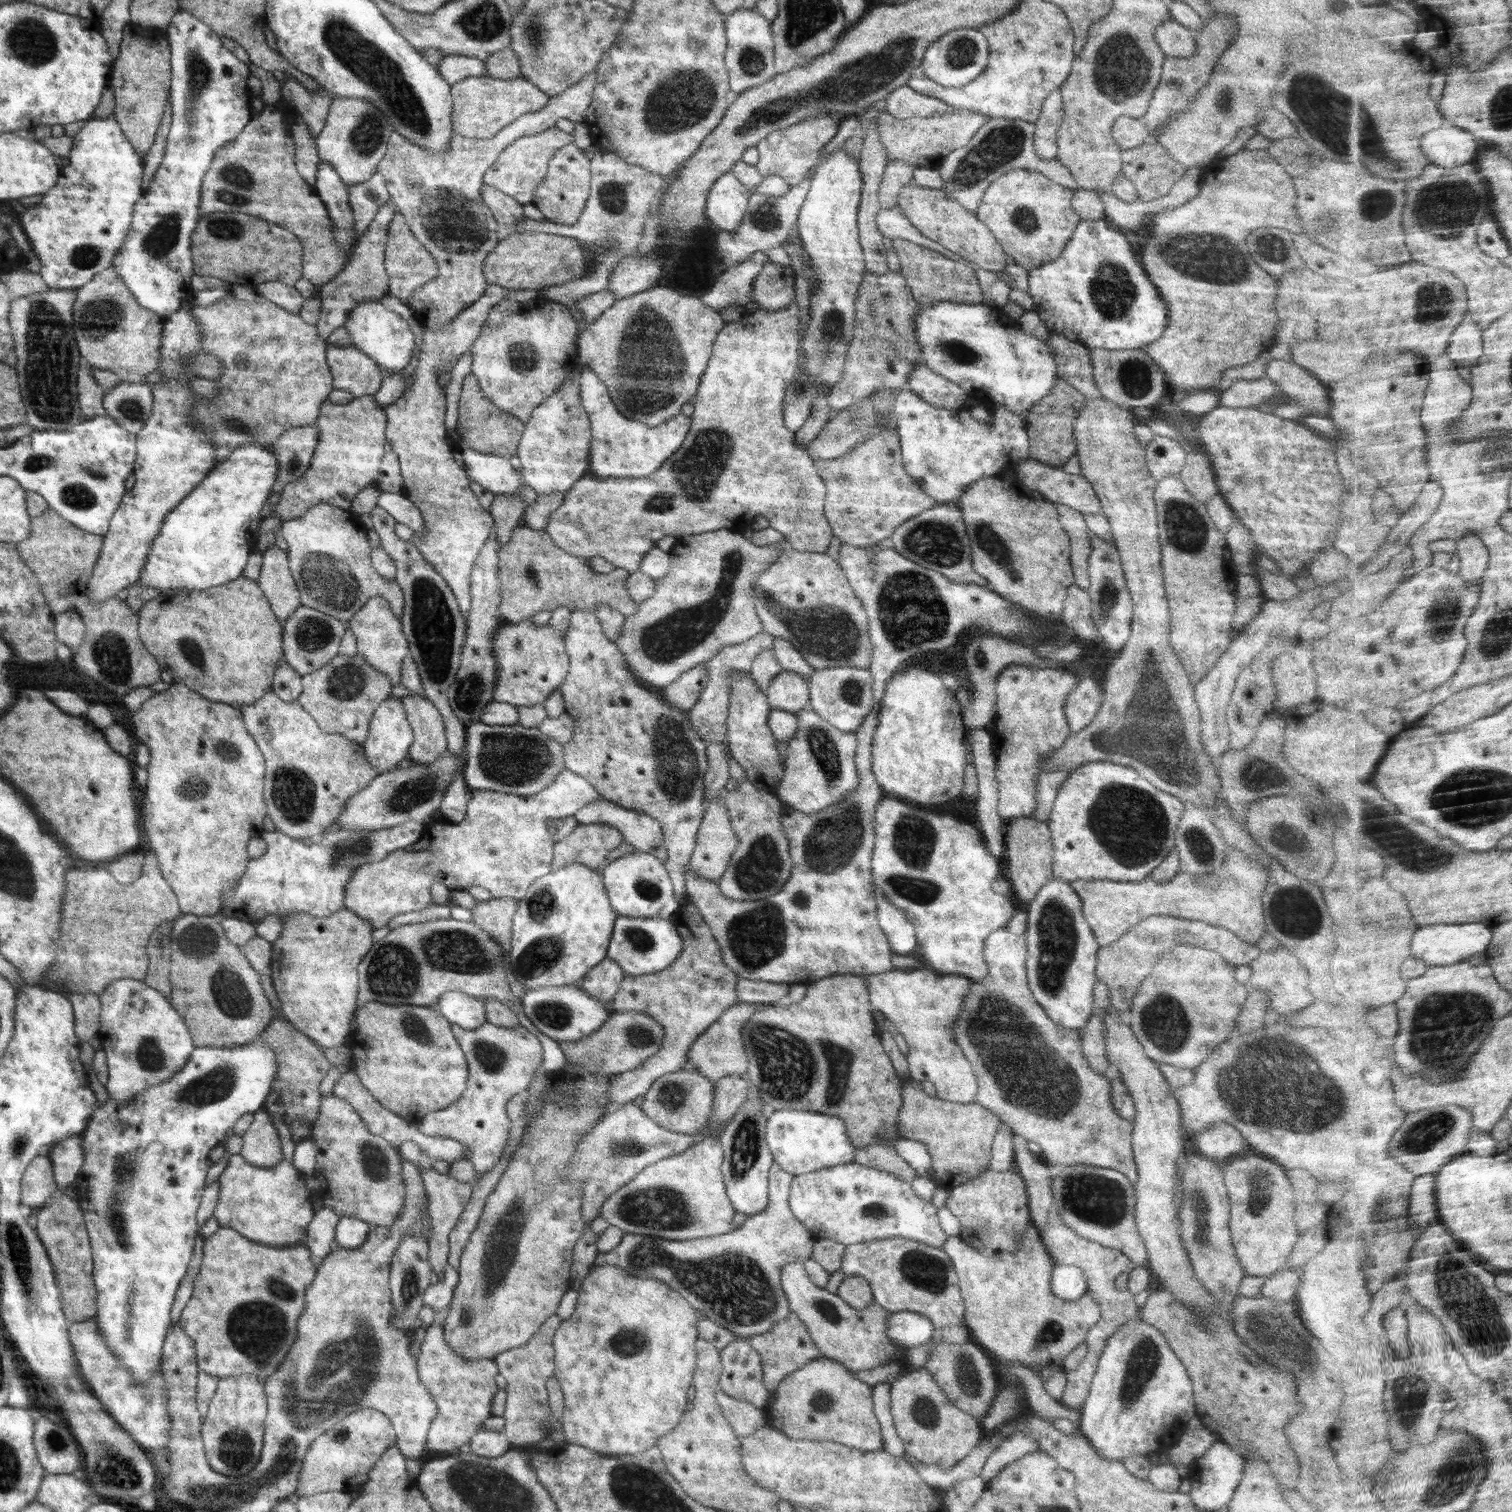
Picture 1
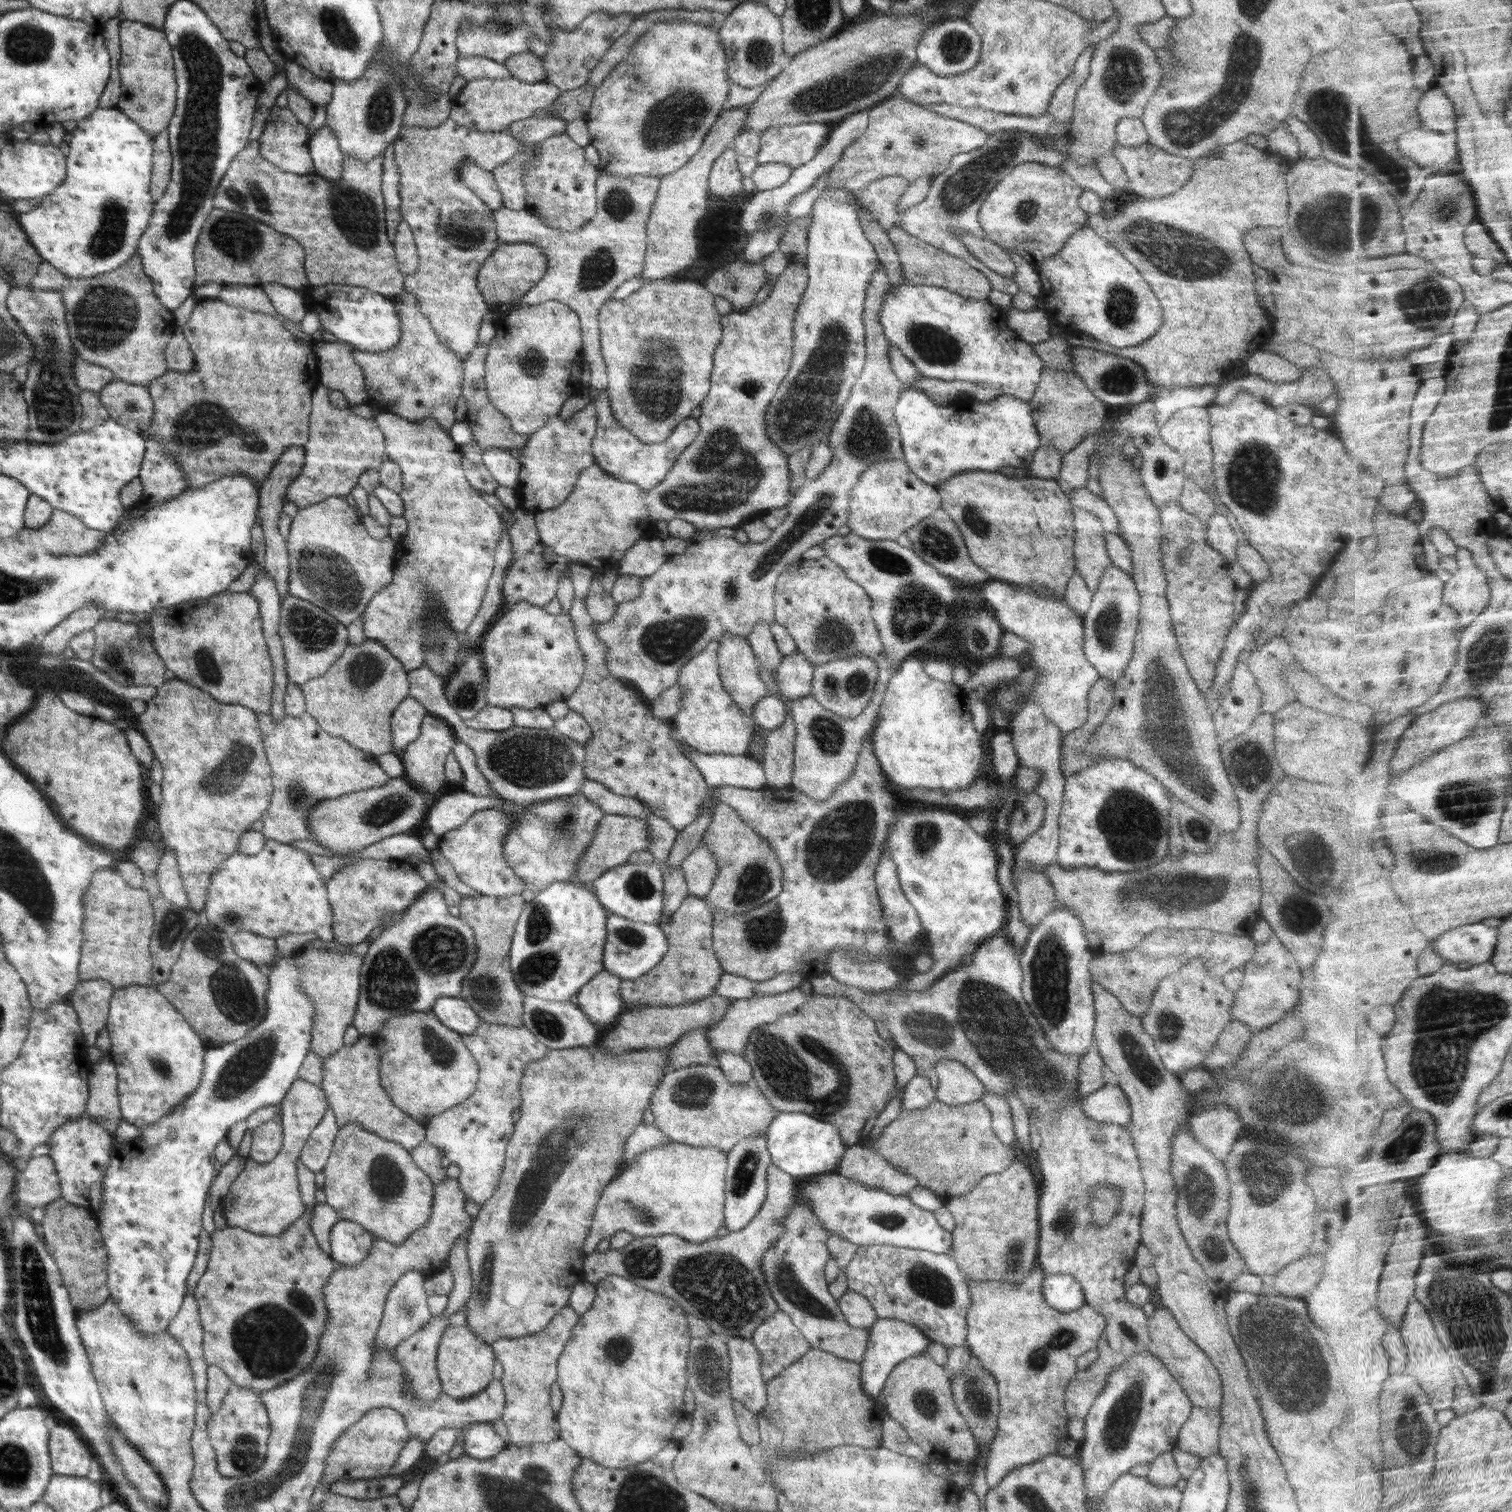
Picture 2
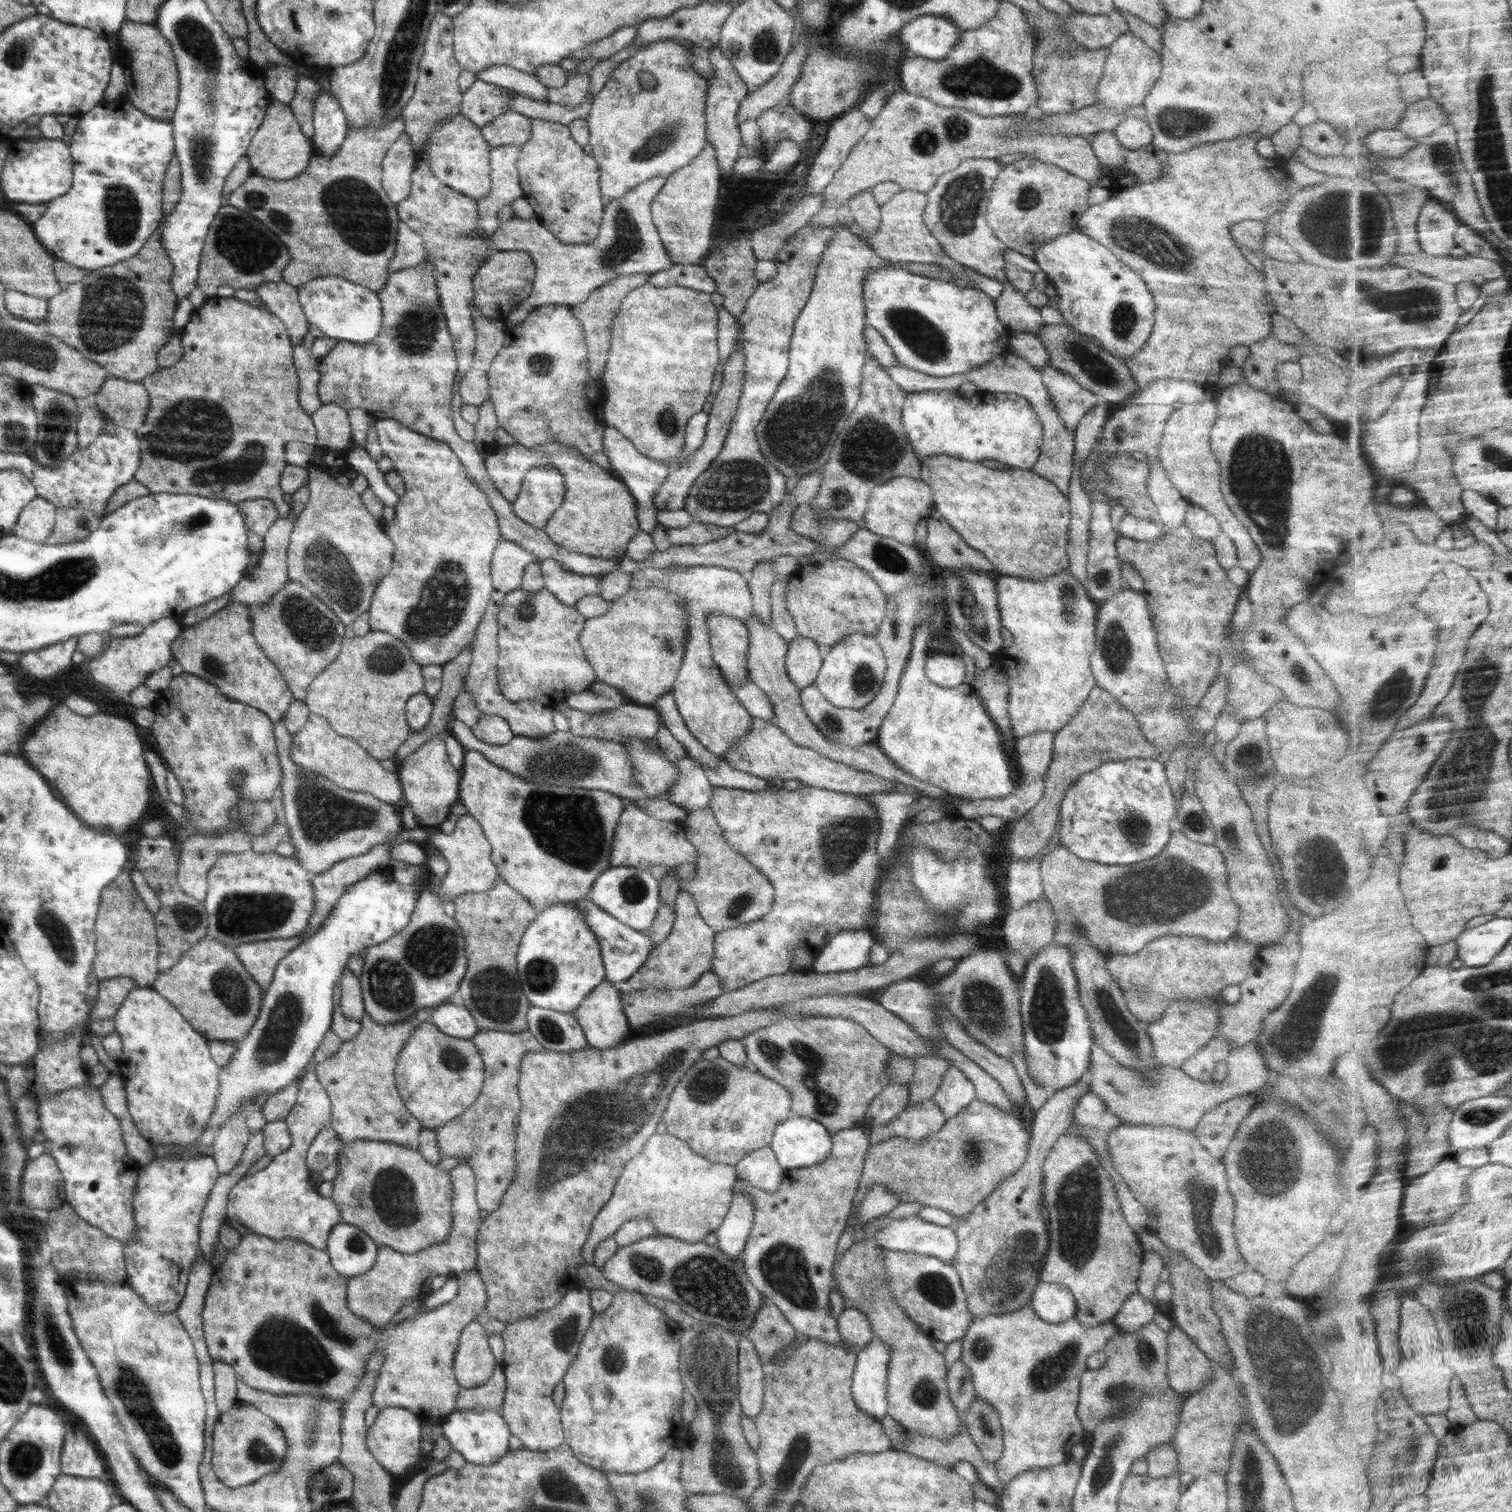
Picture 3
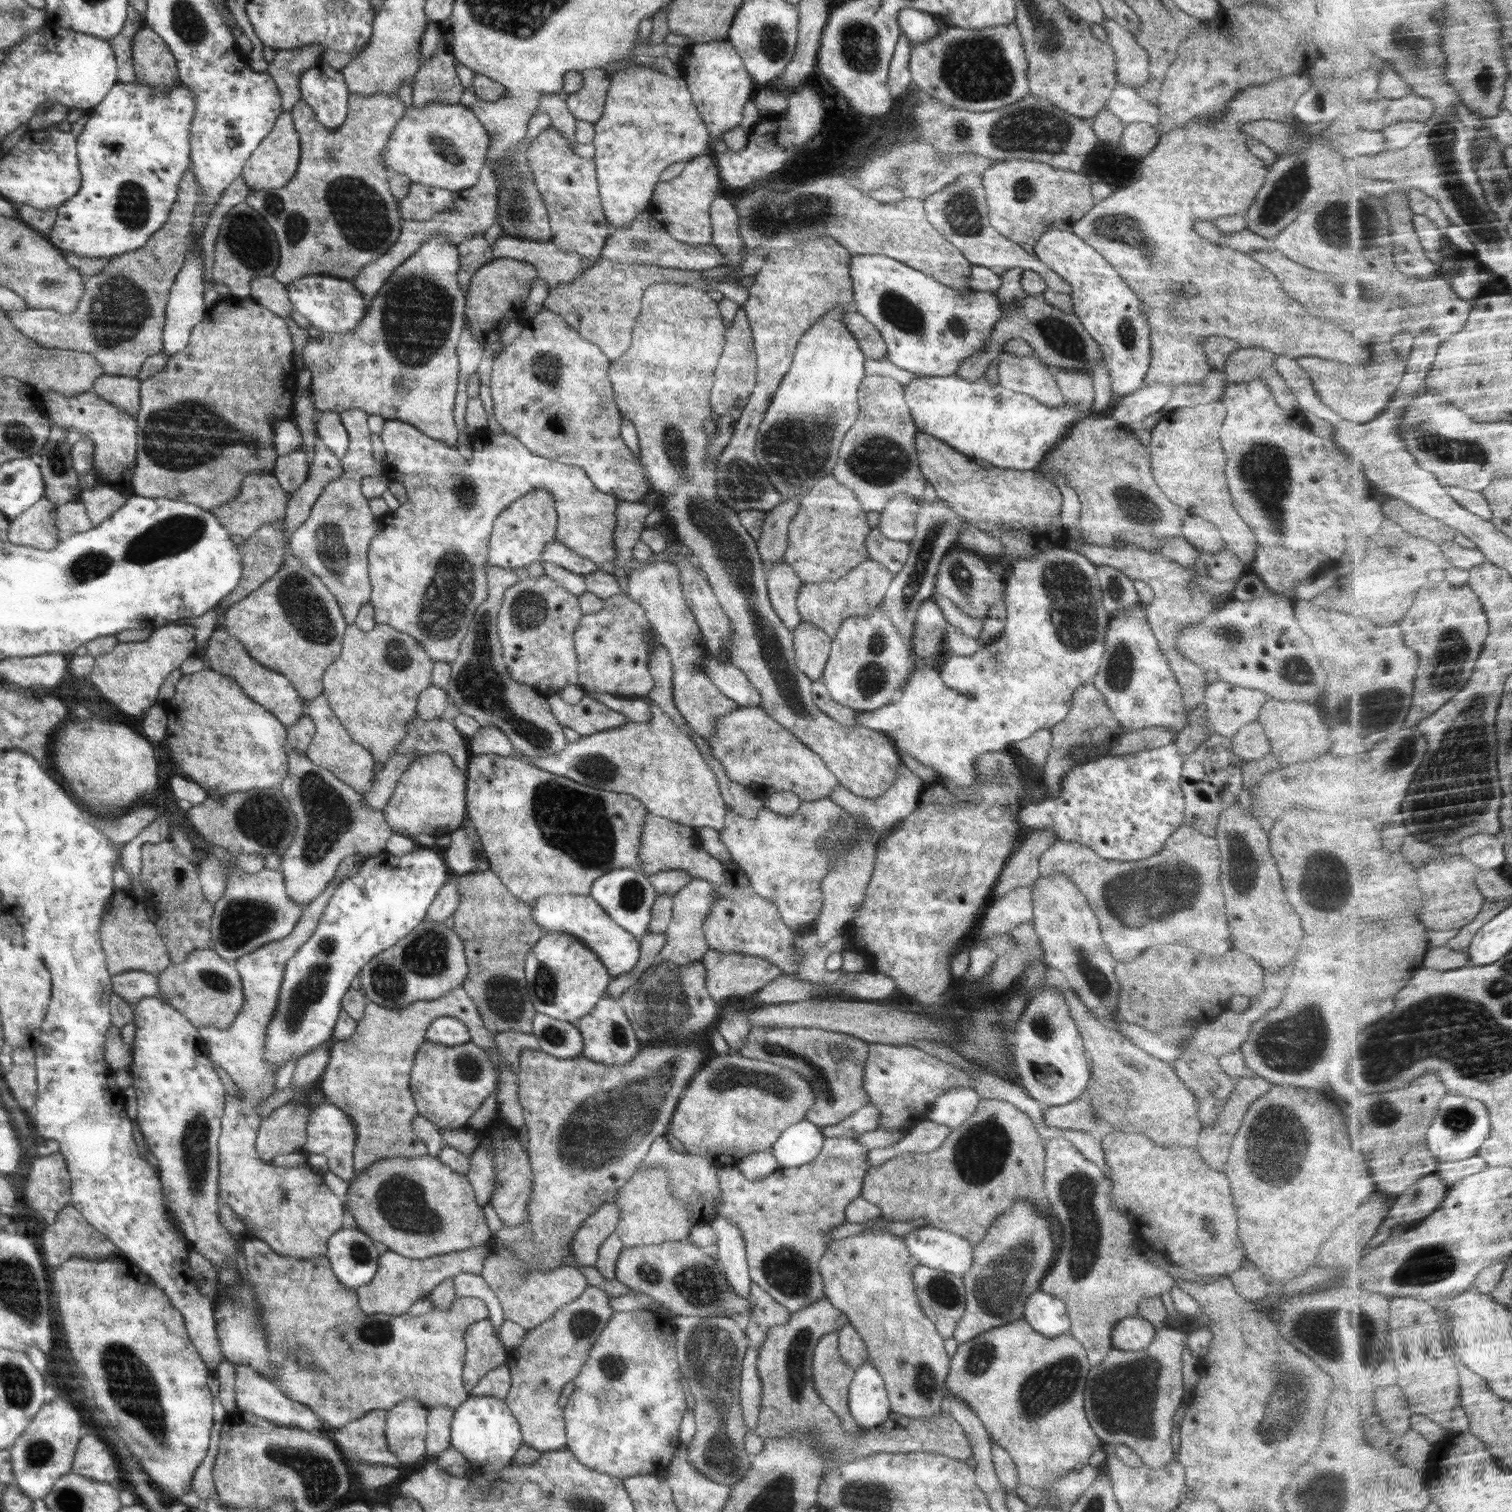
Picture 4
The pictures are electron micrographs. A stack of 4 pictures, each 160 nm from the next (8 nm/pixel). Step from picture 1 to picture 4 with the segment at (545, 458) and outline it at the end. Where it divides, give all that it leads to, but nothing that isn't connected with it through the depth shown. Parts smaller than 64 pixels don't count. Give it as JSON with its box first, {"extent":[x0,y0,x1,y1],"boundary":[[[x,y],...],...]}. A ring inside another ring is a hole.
{"extent":[486,280,900,798],"boundary":[[[707,280],[705,282],[707,288],[698,289],[689,284],[676,284],[670,282],[659,282],[658,284],[650,284],[646,287],[646,290],[643,294],[643,300],[641,301],[641,311],[638,315],[638,318],[635,319],[633,326],[633,335],[632,343],[630,343],[630,352],[626,352],[624,356],[609,362],[608,364],[608,380],[612,384],[612,390],[614,390],[614,400],[618,412],[622,420],[628,420],[632,422],[632,426],[635,427],[638,440],[639,440],[639,458],[641,458],[641,464],[645,466],[645,474],[649,480],[650,485],[654,486],[654,489],[658,490],[658,493],[661,493],[661,499],[659,500],[659,506],[664,511],[666,524],[670,526],[670,529],[673,531],[674,542],[680,542],[685,544],[693,553],[691,554],[691,561],[699,566],[705,576],[707,576],[707,581],[711,585],[713,593],[716,595],[719,605],[724,609],[725,615],[730,618],[730,623],[732,623],[731,632],[729,634],[729,662],[734,666],[737,666],[744,674],[747,676],[747,679],[756,687],[756,690],[760,693],[761,696],[761,708],[764,709],[768,716],[771,716],[778,724],[781,724],[784,728],[787,728],[794,736],[798,737],[800,742],[803,742],[808,748],[812,749],[812,752],[815,752],[820,758],[825,762],[825,765],[830,769],[830,772],[839,780],[846,790],[849,790],[852,794],[857,794],[858,796],[867,796],[867,798],[876,798],[888,790],[889,786],[892,786],[892,783],[897,779],[897,768],[900,766],[900,754],[898,748],[896,748],[893,742],[882,732],[863,727],[862,725],[856,725],[855,727],[843,727],[841,724],[838,724],[835,720],[832,720],[832,717],[829,717],[825,712],[822,712],[816,706],[816,703],[813,701],[812,696],[812,683],[805,674],[802,672],[795,663],[795,648],[793,647],[793,631],[788,630],[780,618],[776,614],[775,608],[772,606],[771,600],[769,599],[768,587],[767,587],[767,574],[764,570],[763,560],[761,559],[756,540],[753,536],[748,534],[748,531],[743,527],[743,524],[740,522],[738,513],[730,508],[728,505],[721,503],[719,496],[716,493],[716,460],[712,459],[709,461],[705,457],[705,448],[709,444],[709,437],[704,432],[704,421],[713,419],[714,413],[710,406],[710,390],[712,385],[714,385],[714,372],[718,362],[720,361],[720,356],[722,355],[724,346],[725,346],[725,330],[727,329],[724,326],[722,315],[719,311],[719,303],[715,300],[712,300],[708,296],[706,290],[708,289],[718,289],[726,298],[733,300],[740,308],[748,300],[749,288],[744,287],[744,285],[738,285],[738,283],[733,282],[732,280]],[[536,489],[536,492],[515,500],[500,513],[493,524],[492,538],[486,542],[488,566],[522,571],[529,564],[543,560],[543,550],[551,540],[555,540],[557,529],[553,498],[546,489]]]}

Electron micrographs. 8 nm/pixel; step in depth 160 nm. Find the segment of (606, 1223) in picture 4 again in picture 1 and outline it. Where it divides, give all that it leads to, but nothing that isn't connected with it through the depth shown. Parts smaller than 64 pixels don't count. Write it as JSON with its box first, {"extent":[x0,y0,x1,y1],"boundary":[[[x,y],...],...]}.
{"extent":[598,1136,737,1241],"boundary":[[[708,1136],[680,1154],[649,1164],[632,1180],[621,1186],[618,1192],[612,1193],[604,1200],[598,1217],[607,1220],[609,1225],[621,1228],[625,1232],[675,1241],[726,1234],[734,1230],[731,1220],[737,1212],[728,1198],[723,1179],[721,1171],[723,1156],[723,1148],[719,1139]]]}

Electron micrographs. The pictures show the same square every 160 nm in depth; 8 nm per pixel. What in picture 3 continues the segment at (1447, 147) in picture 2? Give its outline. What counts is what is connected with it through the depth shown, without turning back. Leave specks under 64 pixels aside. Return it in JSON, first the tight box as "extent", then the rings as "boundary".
{"extent":[1366,130,1422,157],"boundary":[[[1378,130],[1366,138],[1368,148],[1381,157],[1399,157],[1418,148],[1422,139],[1412,138],[1401,130]]]}

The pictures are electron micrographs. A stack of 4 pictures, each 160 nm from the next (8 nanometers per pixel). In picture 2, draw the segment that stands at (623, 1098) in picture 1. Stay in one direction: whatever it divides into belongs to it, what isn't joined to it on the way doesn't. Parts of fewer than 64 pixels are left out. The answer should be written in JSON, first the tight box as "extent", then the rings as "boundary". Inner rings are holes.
{"extent":[619,895,724,1072],"boundary":[[[689,895],[662,928],[668,940],[668,952],[665,952],[664,960],[656,964],[652,971],[634,980],[621,979],[619,991],[627,1007],[674,1008],[716,995],[716,985],[724,972],[713,949],[712,923],[713,914],[709,906],[704,900]],[[693,1028],[685,1032],[676,1042],[670,1045],[671,1055],[667,1072],[693,1064],[708,1065],[715,1062],[713,1050],[708,1048],[703,1028]]]}

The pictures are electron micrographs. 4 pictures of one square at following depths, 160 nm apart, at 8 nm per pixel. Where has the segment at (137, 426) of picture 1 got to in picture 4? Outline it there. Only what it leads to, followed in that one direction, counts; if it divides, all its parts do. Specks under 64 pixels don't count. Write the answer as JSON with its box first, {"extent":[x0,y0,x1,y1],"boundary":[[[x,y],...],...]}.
{"extent":[92,373,140,418],"boundary":[[[103,373],[94,382],[92,392],[113,404],[116,410],[136,418],[140,411],[140,388],[137,378]]]}

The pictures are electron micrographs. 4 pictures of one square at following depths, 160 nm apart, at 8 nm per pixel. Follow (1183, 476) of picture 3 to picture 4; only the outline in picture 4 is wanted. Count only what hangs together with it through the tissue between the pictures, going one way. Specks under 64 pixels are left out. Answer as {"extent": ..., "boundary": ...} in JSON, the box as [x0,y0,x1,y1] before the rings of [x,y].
{"extent":[1147,400,1257,566],"boundary":[[[1221,400],[1174,410],[1150,432],[1152,442],[1147,449],[1151,456],[1151,471],[1162,492],[1185,514],[1201,516],[1214,524],[1226,548],[1249,566],[1255,559],[1257,544],[1255,534],[1230,502],[1224,476],[1226,458],[1218,442],[1218,432],[1225,417],[1226,410]]]}

